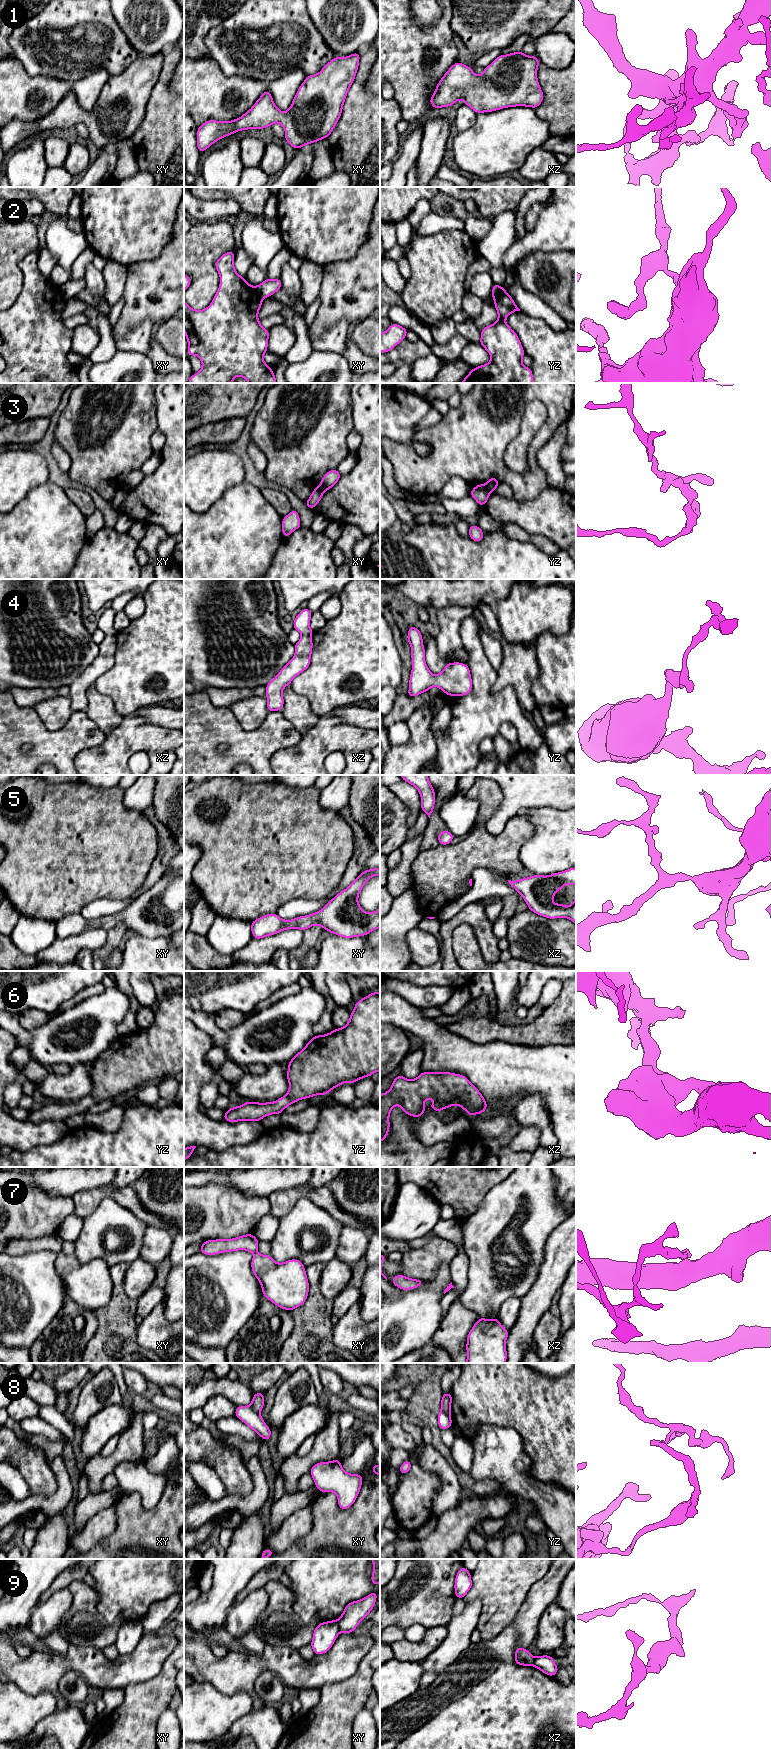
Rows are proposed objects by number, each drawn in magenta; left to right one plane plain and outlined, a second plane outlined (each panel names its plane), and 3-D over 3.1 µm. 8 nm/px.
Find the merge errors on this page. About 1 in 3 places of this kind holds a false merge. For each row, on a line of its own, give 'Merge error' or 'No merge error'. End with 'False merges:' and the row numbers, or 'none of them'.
1: No merge error
2: Merge error
3: Merge error
4: No merge error
5: No merge error
6: No merge error
7: Merge error
8: Merge error
9: Merge error
False merges: 2, 3, 7, 8, 9

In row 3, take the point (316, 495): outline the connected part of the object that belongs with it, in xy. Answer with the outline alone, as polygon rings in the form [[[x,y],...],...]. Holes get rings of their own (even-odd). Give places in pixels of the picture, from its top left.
[[[319,487],[315,488],[311,493],[310,498],[305,501],[306,506],[309,509],[313,509],[320,502],[324,492],[325,491],[322,491]]]

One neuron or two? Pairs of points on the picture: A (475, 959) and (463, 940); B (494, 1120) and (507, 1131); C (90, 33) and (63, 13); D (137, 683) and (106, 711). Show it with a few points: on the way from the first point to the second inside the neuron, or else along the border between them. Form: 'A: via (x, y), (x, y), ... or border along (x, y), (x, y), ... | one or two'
A: via (470, 954), (466, 950), (465, 945) | one
B: via (497, 1123), (504, 1128) | one
C: via (83, 32), (70, 20) | one
D: border along (96, 689), (111, 698), (113, 708), (123, 717) | two

